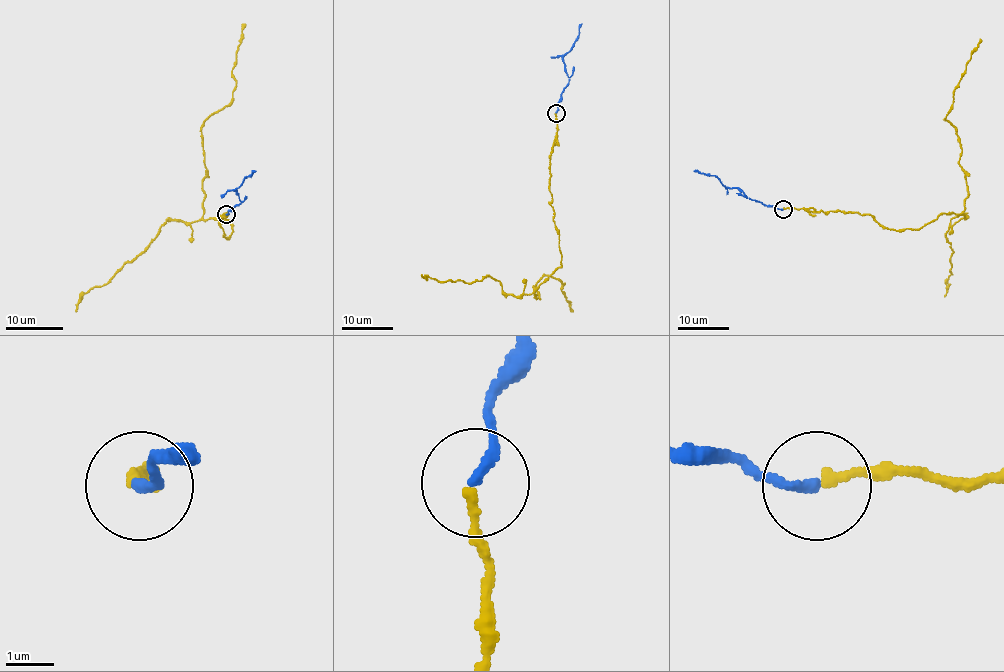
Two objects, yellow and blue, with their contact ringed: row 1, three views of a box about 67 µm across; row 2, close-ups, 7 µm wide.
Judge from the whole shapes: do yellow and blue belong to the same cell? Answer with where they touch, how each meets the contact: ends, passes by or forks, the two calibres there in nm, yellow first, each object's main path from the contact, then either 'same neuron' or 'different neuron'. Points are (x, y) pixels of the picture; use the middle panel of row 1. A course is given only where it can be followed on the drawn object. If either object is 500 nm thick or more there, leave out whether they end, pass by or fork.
place (556, 113); yellow ends; blue ends; calibres 200 and 200 nm; course yellow (556, 114), (550, 191), (561, 263), (537, 297), (533, 287), (552, 276), (564, 284), (573, 311); course blue (556, 112), (560, 94), (569, 81), (563, 58), (573, 46), (582, 23); same neuron

